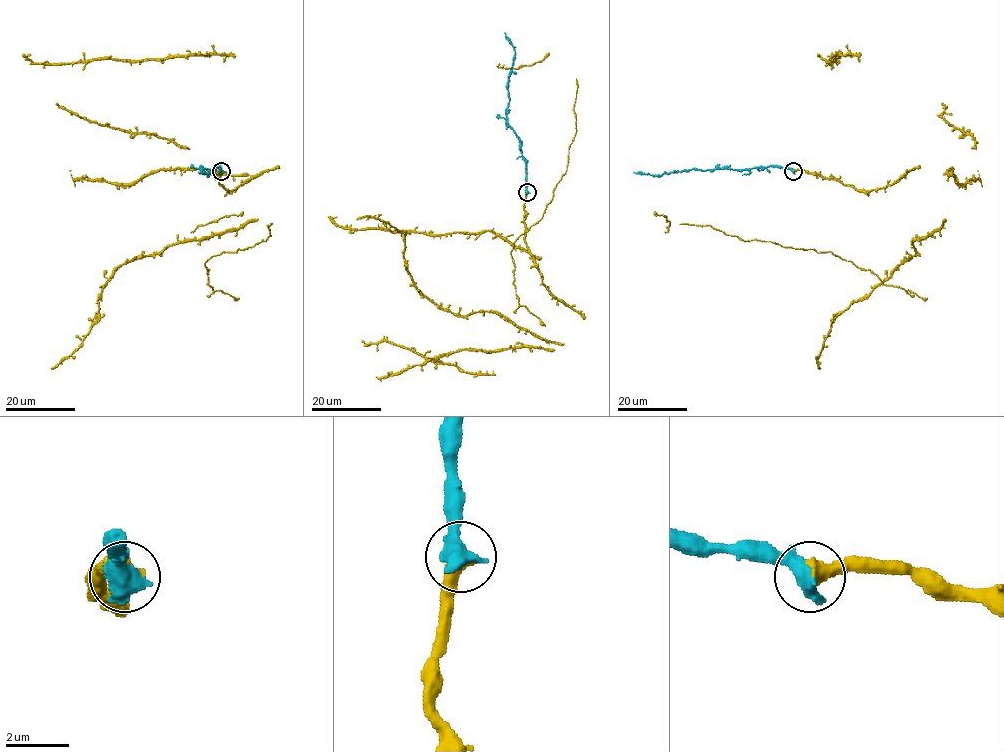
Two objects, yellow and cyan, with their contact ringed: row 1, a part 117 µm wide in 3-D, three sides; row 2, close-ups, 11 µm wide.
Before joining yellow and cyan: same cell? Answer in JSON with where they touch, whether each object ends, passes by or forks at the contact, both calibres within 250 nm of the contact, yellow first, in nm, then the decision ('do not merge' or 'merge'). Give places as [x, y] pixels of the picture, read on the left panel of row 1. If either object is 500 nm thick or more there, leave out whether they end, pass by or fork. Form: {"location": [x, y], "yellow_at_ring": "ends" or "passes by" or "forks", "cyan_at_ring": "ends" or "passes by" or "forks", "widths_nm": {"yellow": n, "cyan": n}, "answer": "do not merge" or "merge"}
{"location": [221, 171], "widths_nm": {"yellow": 480, "cyan": 700}, "answer": "merge"}

